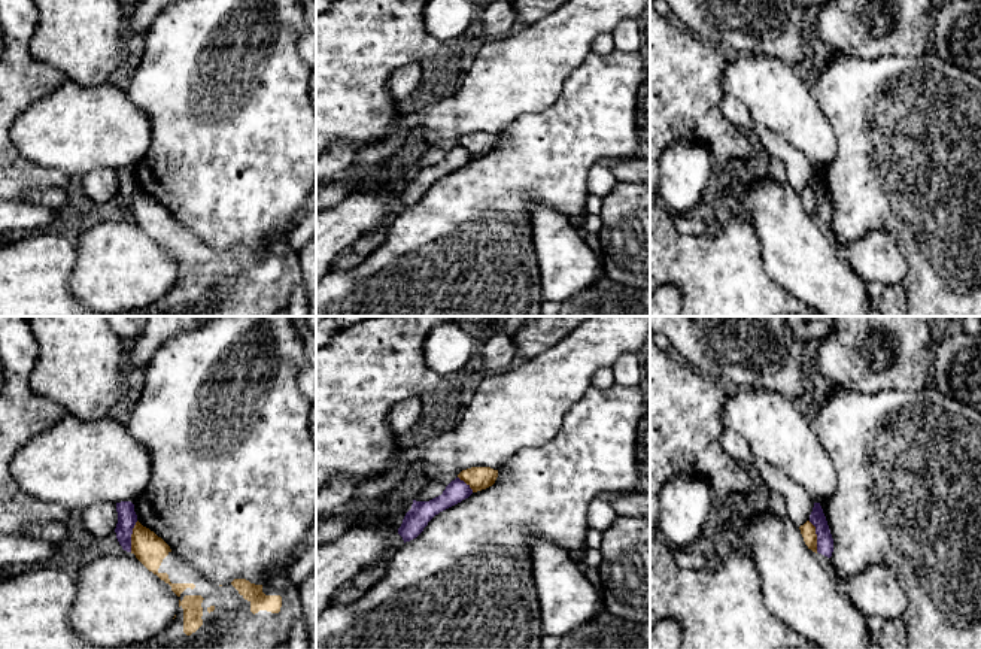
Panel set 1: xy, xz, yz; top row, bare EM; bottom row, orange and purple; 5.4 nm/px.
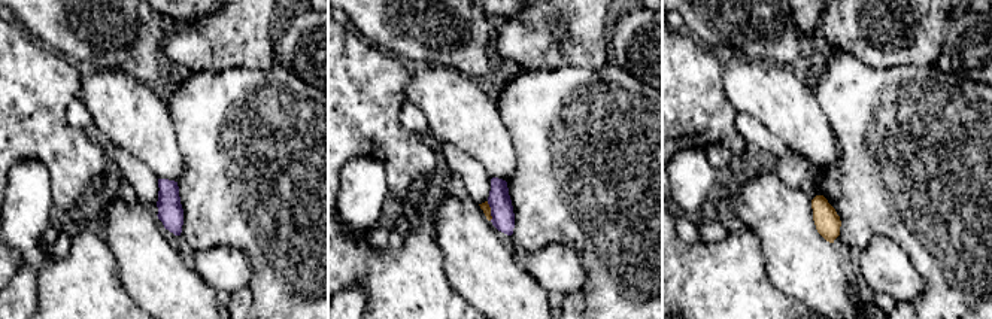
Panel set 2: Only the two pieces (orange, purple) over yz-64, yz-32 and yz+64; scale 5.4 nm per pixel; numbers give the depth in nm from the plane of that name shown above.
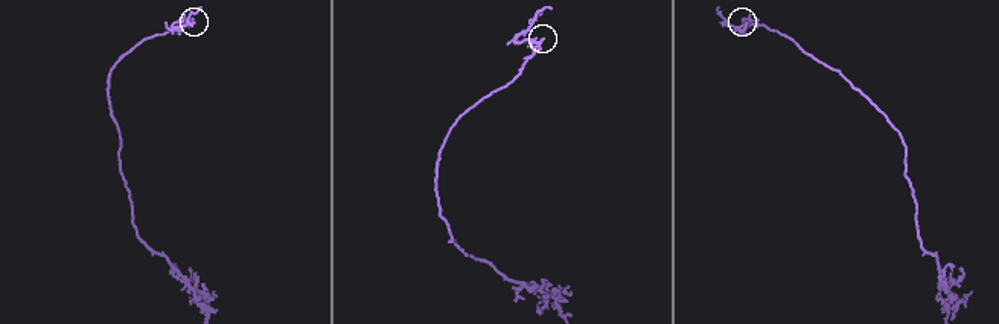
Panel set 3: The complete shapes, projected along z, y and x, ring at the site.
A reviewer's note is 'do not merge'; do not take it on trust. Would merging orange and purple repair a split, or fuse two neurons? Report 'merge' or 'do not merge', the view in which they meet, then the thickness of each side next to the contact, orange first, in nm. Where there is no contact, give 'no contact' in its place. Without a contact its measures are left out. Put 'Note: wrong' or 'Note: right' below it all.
do not merge | xy | 170/110 nm
Note: right

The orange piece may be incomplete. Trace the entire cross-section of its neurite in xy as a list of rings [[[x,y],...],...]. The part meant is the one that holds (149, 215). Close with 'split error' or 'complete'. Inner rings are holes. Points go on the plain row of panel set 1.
[[[139,186],[131,200],[131,219],[179,263],[173,286],[158,301],[116,315],[101,315],[85,307],[70,291],[76,242],[54,233],[34,233],[0,245],[0,316],[276,316],[286,309],[294,286],[303,280],[298,254],[288,242],[288,230],[271,239],[262,251],[246,245],[216,251]]]; split error

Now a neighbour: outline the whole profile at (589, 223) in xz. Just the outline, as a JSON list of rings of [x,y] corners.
[[[584,212],[581,215],[581,219],[578,222],[578,228],[581,230],[583,234],[590,233],[590,234],[598,234],[602,227],[599,215],[592,215]]]

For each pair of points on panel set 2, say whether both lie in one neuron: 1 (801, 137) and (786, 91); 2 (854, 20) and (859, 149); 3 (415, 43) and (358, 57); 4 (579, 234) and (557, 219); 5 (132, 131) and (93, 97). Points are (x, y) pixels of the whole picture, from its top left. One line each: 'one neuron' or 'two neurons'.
1: one neuron
2: two neurons
3: two neurons
4: one neuron
5: one neuron

